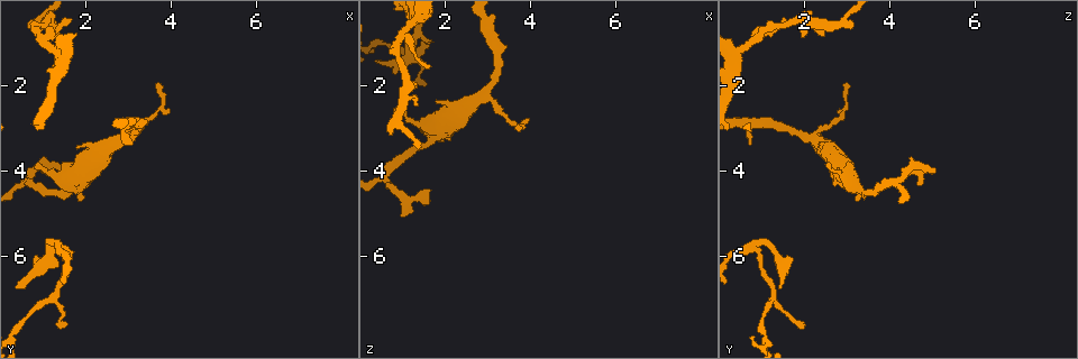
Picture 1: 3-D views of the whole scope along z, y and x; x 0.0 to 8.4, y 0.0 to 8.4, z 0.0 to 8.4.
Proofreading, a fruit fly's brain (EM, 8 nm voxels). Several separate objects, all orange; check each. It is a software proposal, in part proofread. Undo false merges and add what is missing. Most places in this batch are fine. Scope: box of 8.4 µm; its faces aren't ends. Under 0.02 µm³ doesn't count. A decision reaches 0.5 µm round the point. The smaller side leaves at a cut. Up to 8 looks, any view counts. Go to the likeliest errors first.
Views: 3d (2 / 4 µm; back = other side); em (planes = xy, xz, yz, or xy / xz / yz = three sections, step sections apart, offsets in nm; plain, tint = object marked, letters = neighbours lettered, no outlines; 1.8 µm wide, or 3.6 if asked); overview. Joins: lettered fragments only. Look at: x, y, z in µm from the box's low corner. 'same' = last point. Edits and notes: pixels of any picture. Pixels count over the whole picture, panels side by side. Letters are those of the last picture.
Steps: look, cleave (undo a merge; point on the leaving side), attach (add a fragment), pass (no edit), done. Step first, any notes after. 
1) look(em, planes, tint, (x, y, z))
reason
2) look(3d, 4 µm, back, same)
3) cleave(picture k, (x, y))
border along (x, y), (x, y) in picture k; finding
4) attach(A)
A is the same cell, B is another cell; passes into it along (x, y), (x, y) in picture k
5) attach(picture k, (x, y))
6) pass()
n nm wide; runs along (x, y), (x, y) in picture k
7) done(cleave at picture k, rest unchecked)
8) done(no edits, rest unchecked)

look(em, planes, letters, (1.60, 4.30, 4.60))
branch stops here

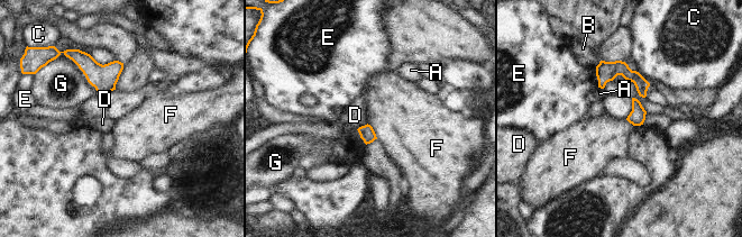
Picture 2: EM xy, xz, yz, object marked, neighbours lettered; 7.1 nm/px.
pass()
110 nm wide; G touches over 300 nm; A, B, C, D, E, F and G are other cells; none of them fits

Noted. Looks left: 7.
look(em, 3.6 µm, xz, step 8, plain, (0.90, 3.85, 2.65))
tapers out

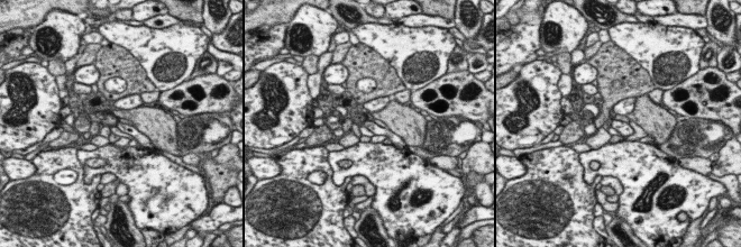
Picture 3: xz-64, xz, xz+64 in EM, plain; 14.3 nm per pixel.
look(em, 3.6 µm, xz, step 8, letters, same)
see the neighbours

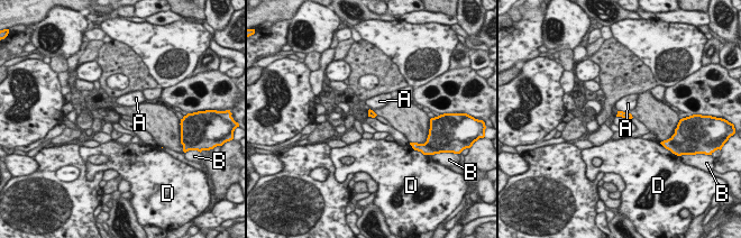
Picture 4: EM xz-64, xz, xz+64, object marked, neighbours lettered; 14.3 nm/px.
pass()
A, B and D are other cells; no lettered fragment goes on from it

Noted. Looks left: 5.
look(em, planes, letters, (1.55, 7.60, 2.05))
an open end

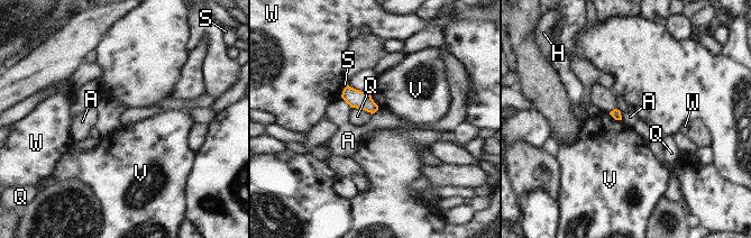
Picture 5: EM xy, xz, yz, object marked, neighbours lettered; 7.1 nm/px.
pass()
70 nm wide; A, H, Q, S, V and W are other cells; border along (341, 97), (350, 108) in picture 5; no lettered fragment goes on from it

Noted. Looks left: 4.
look(3d, 2 µm, (3.60, 2.05, 3.00))
tapers out

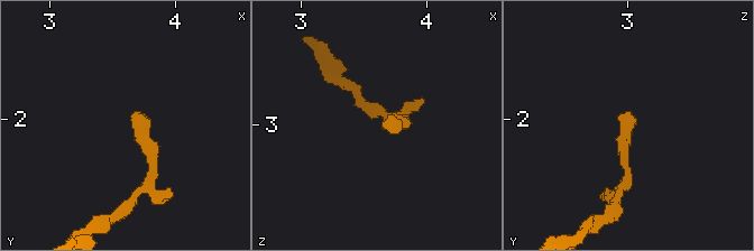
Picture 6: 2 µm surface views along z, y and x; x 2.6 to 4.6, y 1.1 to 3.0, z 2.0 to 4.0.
look(em, planes, tint, (3.62, 1.98, 2.98))
shape alone is not enough

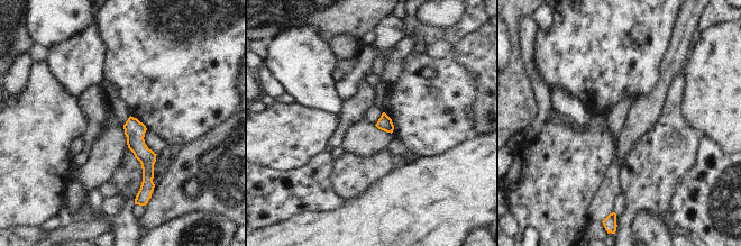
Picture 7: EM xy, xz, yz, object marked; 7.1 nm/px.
look(em, planes, letters, same)
what lies round it

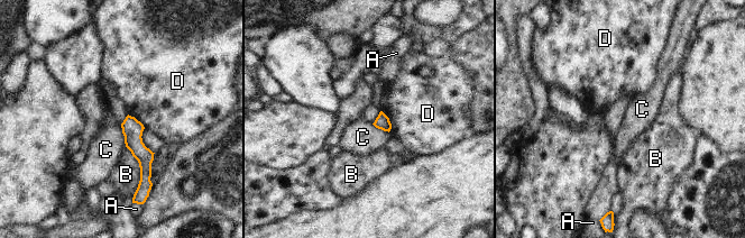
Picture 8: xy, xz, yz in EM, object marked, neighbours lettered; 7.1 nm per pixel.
pass()
A, B, C and D are other cells; runs along (128, 119), (145, 156), (141, 183) in picture 8; no lettered fragment goes on from it

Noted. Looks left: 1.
done(no edits, rest unchecked)

